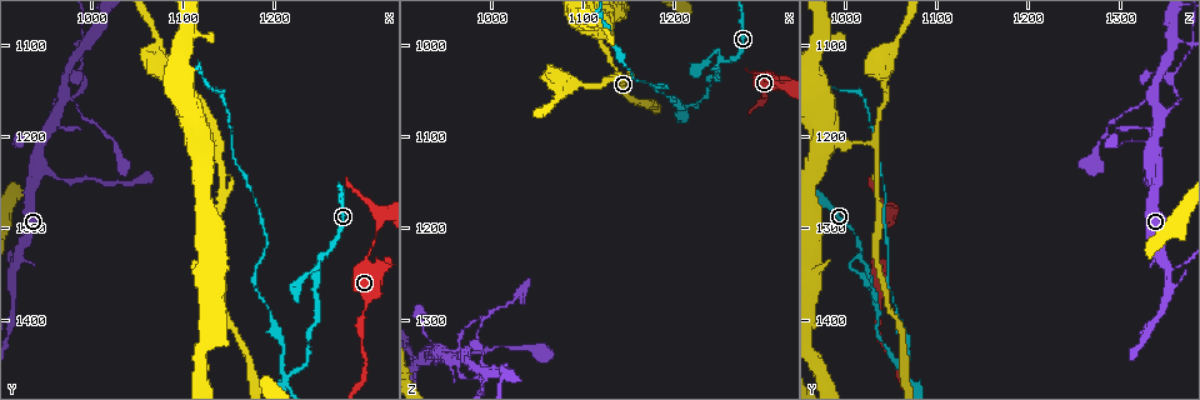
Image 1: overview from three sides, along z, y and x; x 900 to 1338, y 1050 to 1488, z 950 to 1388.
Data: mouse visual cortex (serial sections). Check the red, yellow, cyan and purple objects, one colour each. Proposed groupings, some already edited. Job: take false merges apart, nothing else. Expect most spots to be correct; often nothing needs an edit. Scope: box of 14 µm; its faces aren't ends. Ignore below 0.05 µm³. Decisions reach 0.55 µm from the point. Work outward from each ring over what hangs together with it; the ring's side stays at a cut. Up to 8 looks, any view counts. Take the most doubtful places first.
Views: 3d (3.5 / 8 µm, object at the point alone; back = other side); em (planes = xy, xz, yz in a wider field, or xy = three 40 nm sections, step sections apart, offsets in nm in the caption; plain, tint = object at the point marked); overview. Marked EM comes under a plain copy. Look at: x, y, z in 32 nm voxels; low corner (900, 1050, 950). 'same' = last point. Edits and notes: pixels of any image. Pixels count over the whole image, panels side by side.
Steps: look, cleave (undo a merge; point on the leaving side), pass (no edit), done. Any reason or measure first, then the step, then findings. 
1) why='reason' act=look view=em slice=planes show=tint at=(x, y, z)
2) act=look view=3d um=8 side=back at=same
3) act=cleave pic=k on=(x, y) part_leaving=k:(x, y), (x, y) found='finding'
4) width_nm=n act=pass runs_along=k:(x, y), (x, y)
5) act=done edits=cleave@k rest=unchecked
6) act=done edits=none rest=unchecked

why='side arm on a straight run' act=look view=3d um=3.5 at=(1250, 1330, 1015)

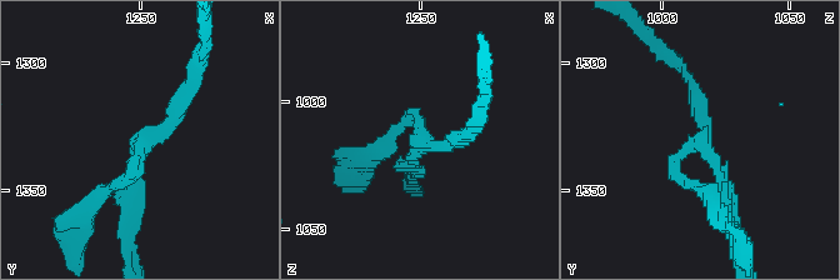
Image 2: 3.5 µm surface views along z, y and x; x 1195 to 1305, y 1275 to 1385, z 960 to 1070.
arms=3 arm_widths_nm=150,150,200 why='need the tissue' act=look view=em slice=xy step=1 show=tint at=(1251, 1332, 1018)

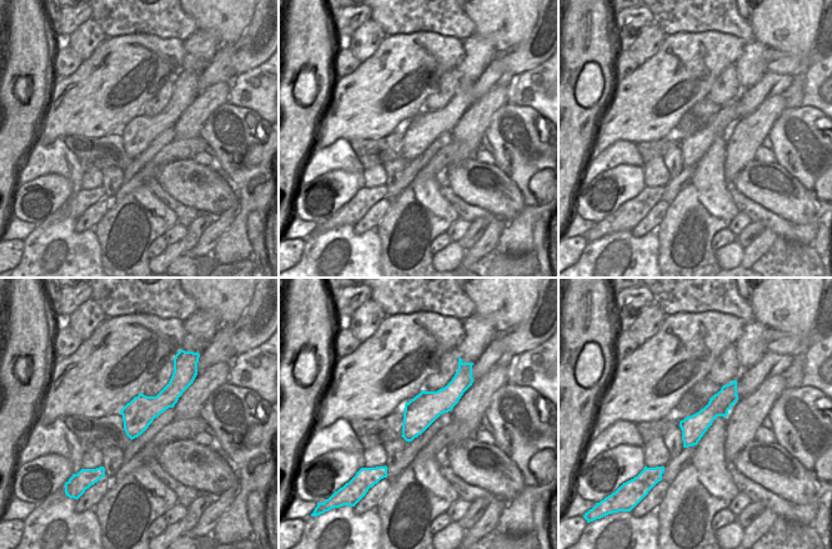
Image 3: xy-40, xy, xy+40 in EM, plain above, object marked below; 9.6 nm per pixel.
act=pass runs_along=2:(194, 81), (133, 165), (136, 220) found='all the same cell'

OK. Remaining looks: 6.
act=look view=3d um=3.5 side=back at=(1215, 1460, 1065)

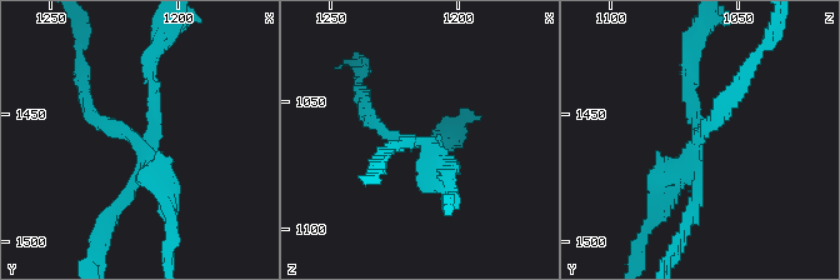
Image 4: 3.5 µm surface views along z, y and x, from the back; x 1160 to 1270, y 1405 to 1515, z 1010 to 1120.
arms=4 arm_widths_nm=150,150,200,300 act=look view=em slice=xy step=5 show=tint at=(1215, 1462, 1067)

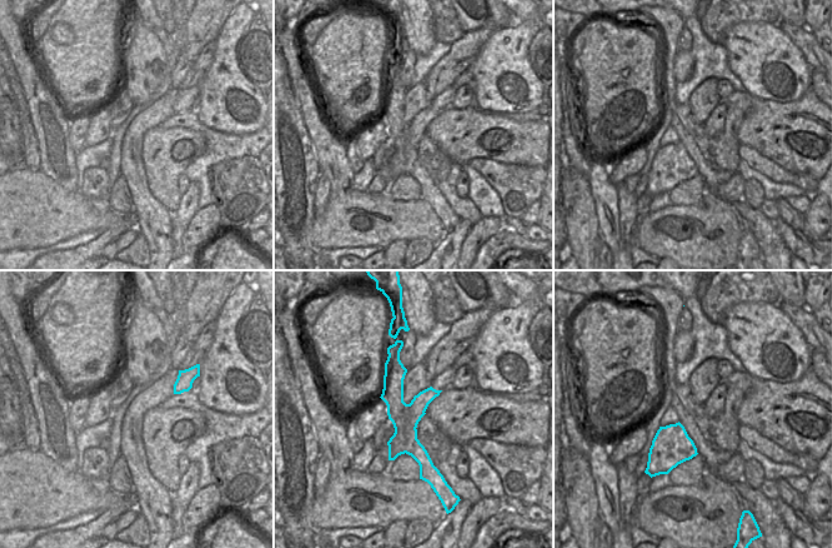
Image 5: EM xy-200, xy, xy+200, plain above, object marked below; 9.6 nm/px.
act=cleave pic=4 on=(156, 96) border=5:(410, 426), (404, 429), (405, 452) found='a second cell is stuck on'

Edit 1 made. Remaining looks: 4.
why='calibre changes' act=look view=3d um=8 at=(1315, 1295, 1040)

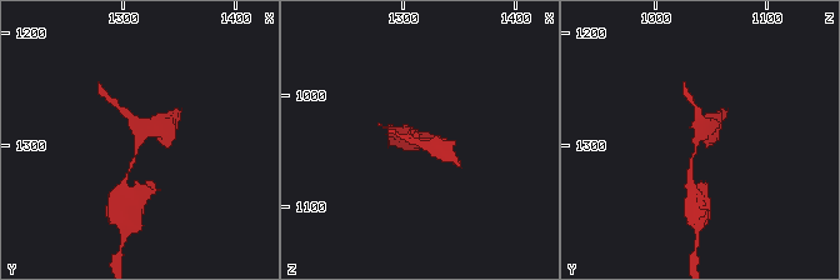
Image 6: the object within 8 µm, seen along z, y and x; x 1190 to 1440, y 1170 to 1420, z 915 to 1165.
act=look view=3d um=3.5 at=(1318, 1298, 1042)

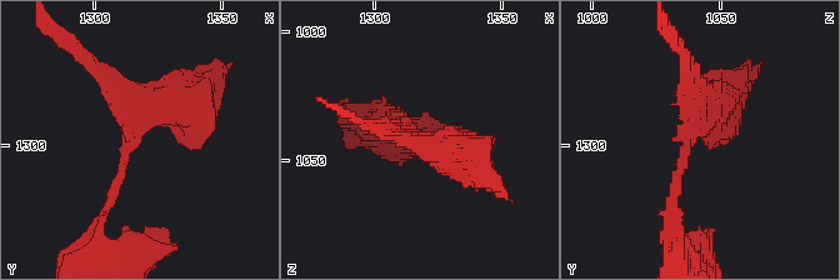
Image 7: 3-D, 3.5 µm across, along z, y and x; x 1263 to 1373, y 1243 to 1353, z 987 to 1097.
act=pass runs_along=7:(104, 209), (124, 148), (185, 83) found='one cell here'

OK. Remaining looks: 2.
why='calibre changes' act=look view=em slice=planes show=tint at=(965, 1170, 1360)

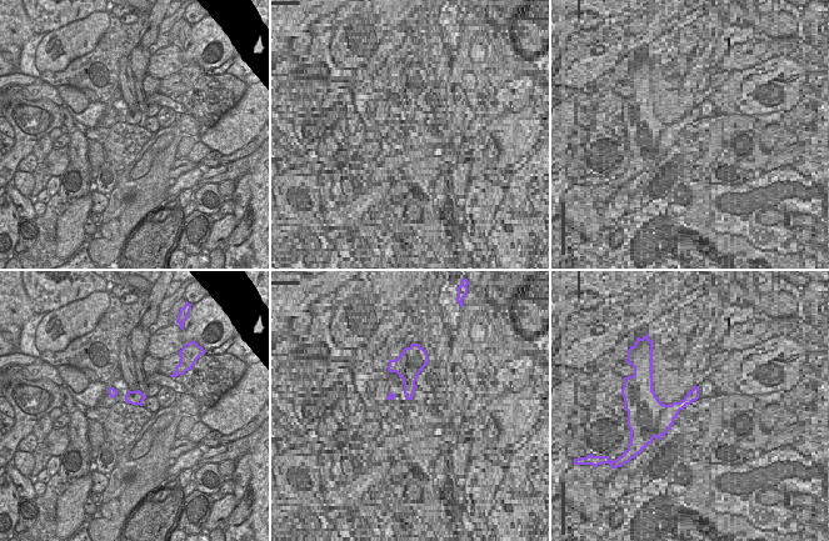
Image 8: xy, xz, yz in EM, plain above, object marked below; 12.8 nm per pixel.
act=look view=3d um=3.5 at=same

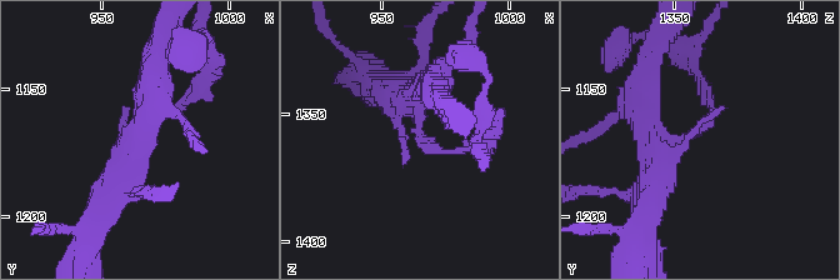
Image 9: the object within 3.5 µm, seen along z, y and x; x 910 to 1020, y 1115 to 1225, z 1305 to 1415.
act=cleave pic=9 on=(483, 165) found='two cells meet here'

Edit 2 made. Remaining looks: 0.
act=done edits=cleave@4,cleave@9 rest=unchecked

